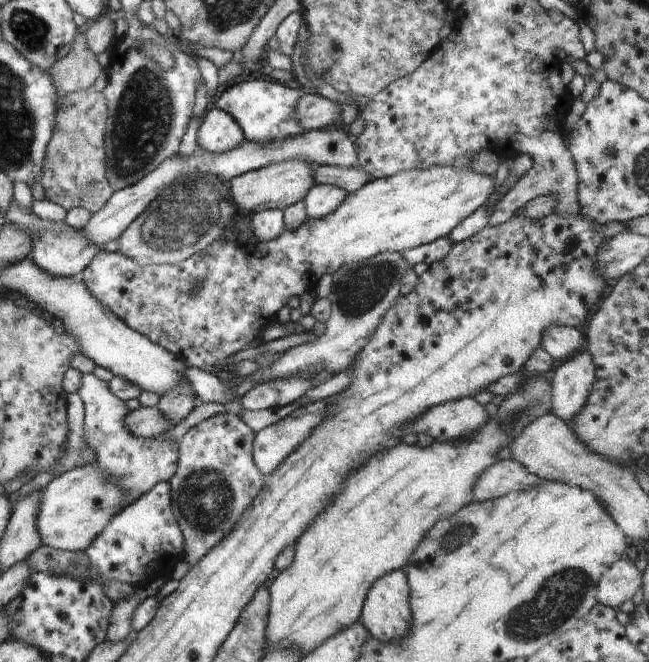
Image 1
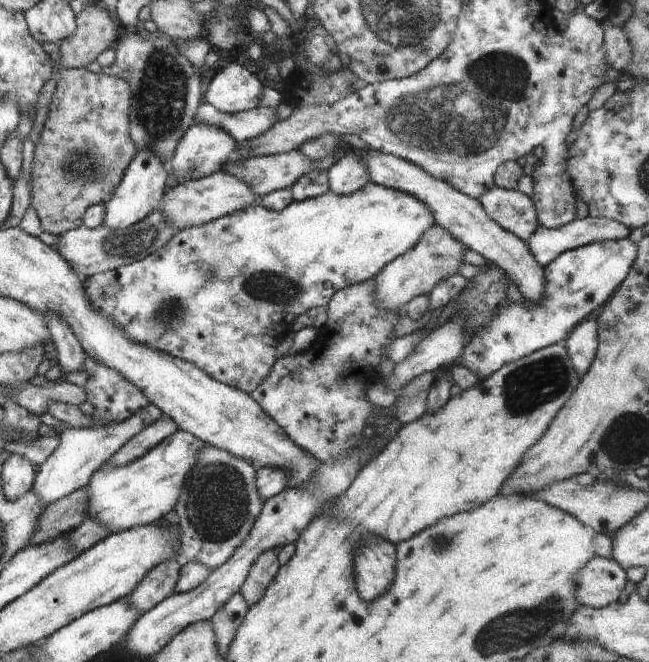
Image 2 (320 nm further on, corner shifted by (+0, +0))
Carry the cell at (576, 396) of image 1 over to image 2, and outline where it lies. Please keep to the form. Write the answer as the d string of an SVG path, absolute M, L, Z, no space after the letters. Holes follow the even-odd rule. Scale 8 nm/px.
M597 319L584 320L573 328L564 344L578 378L581 378L590 368L591 362L594 360L599 343L597 330Z

